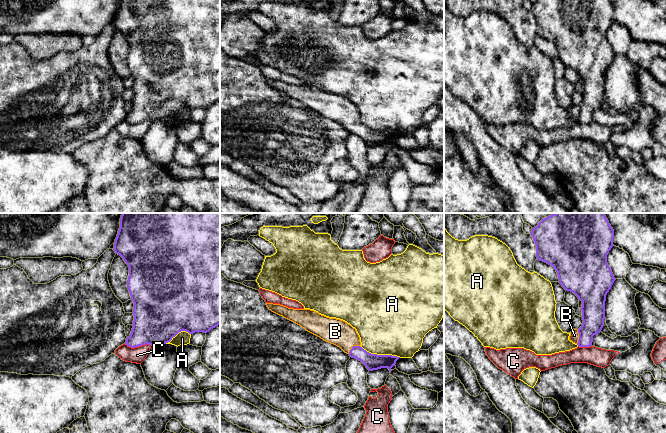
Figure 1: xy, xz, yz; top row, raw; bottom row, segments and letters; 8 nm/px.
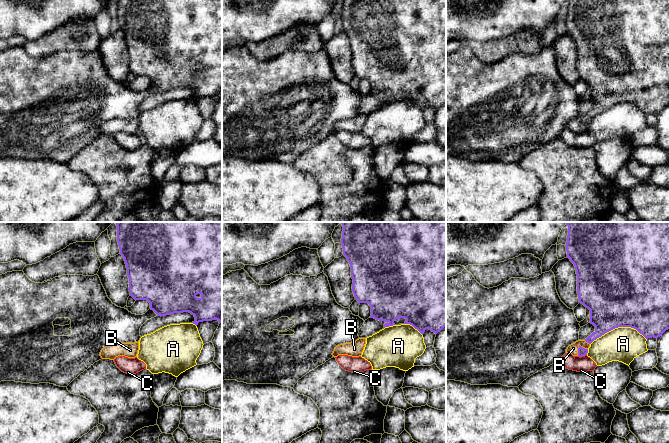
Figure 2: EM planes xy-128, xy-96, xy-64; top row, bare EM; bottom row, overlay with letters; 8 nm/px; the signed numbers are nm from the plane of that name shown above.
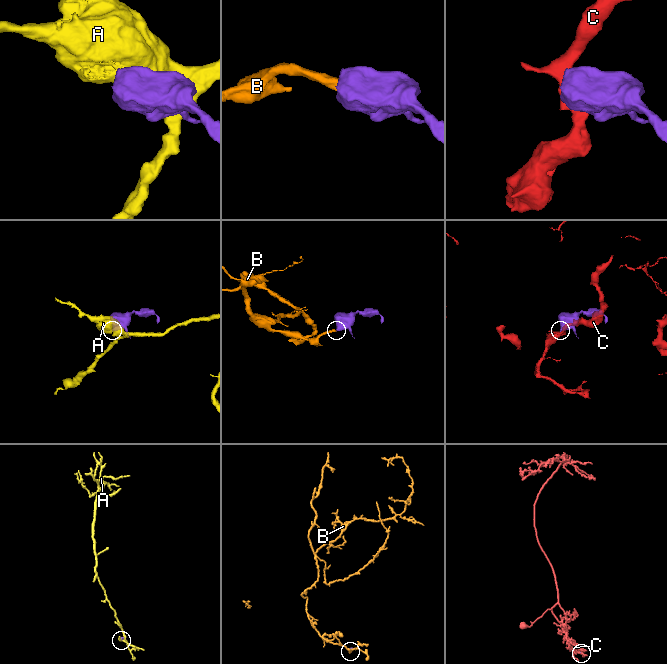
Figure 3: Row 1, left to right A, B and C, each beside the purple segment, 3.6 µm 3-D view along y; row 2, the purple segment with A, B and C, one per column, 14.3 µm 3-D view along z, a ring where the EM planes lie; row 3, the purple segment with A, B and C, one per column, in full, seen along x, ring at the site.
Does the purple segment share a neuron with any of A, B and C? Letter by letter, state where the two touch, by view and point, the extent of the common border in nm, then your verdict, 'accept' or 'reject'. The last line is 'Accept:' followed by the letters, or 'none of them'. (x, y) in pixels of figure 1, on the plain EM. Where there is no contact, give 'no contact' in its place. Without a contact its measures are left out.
A: xz (381, 131) | 340 nm | reject
B: xz (353, 122) | 120 nm | accept
C: xy (138, 122) | 220 nm | reject
Accept: B

